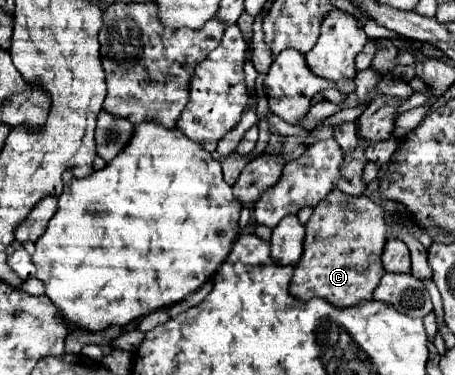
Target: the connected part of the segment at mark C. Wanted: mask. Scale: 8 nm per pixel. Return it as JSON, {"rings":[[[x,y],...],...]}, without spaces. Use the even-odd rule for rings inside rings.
{"rings":[[[332,189],[322,199],[306,223],[304,253],[290,281],[290,295],[298,299],[324,297],[338,307],[356,305],[362,299],[372,299],[382,277],[382,249],[386,243],[386,215],[366,195],[346,195]]]}

